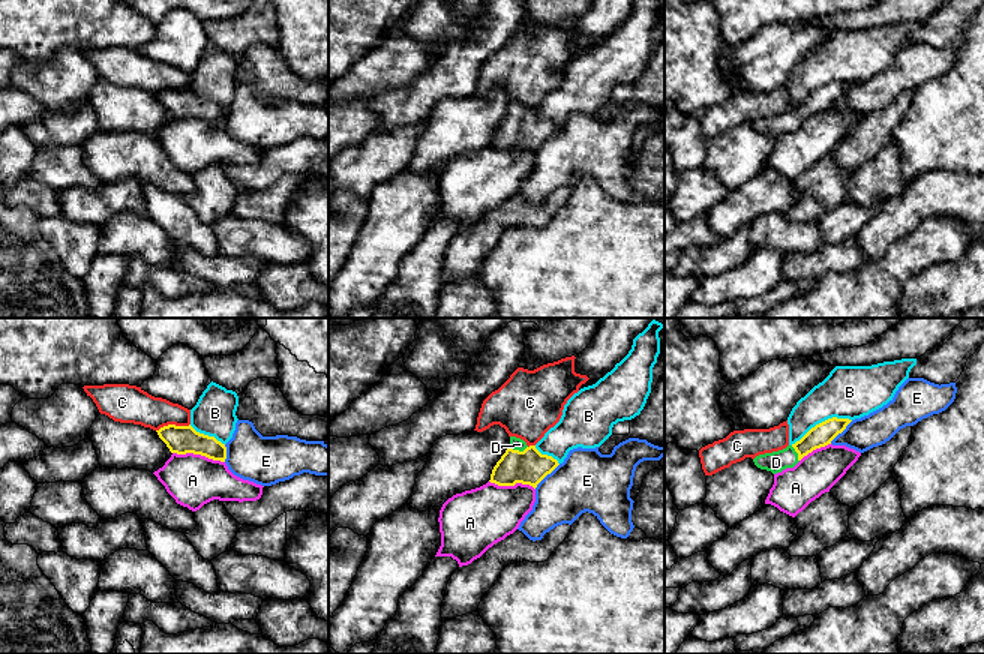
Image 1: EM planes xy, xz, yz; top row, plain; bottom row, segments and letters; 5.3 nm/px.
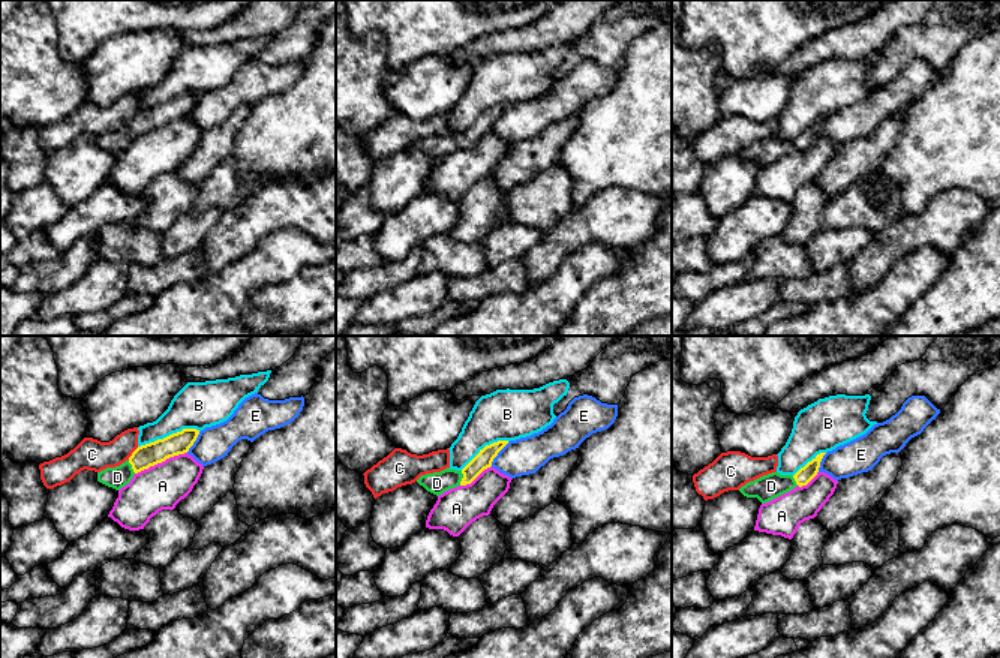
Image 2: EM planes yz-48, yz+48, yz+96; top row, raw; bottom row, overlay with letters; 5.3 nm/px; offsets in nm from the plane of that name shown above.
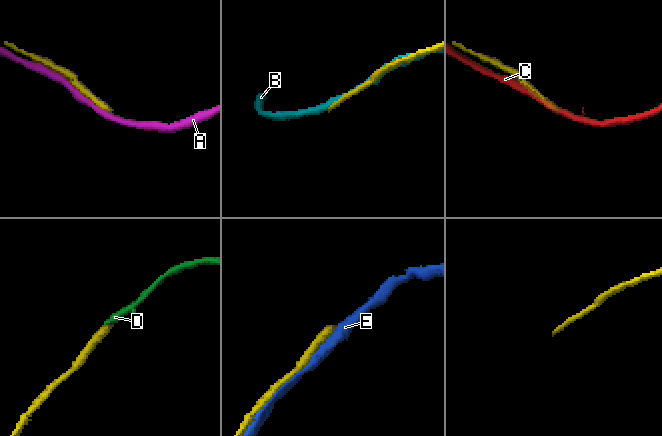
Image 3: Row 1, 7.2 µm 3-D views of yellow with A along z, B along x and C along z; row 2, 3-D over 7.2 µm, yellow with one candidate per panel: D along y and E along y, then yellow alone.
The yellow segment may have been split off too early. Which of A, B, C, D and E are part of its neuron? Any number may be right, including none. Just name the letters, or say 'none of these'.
D

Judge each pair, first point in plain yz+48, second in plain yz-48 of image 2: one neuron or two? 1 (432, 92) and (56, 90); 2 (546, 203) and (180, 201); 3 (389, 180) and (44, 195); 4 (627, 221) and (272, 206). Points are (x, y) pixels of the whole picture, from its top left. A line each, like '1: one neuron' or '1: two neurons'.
1: two neurons
2: two neurons
3: two neurons
4: one neuron

